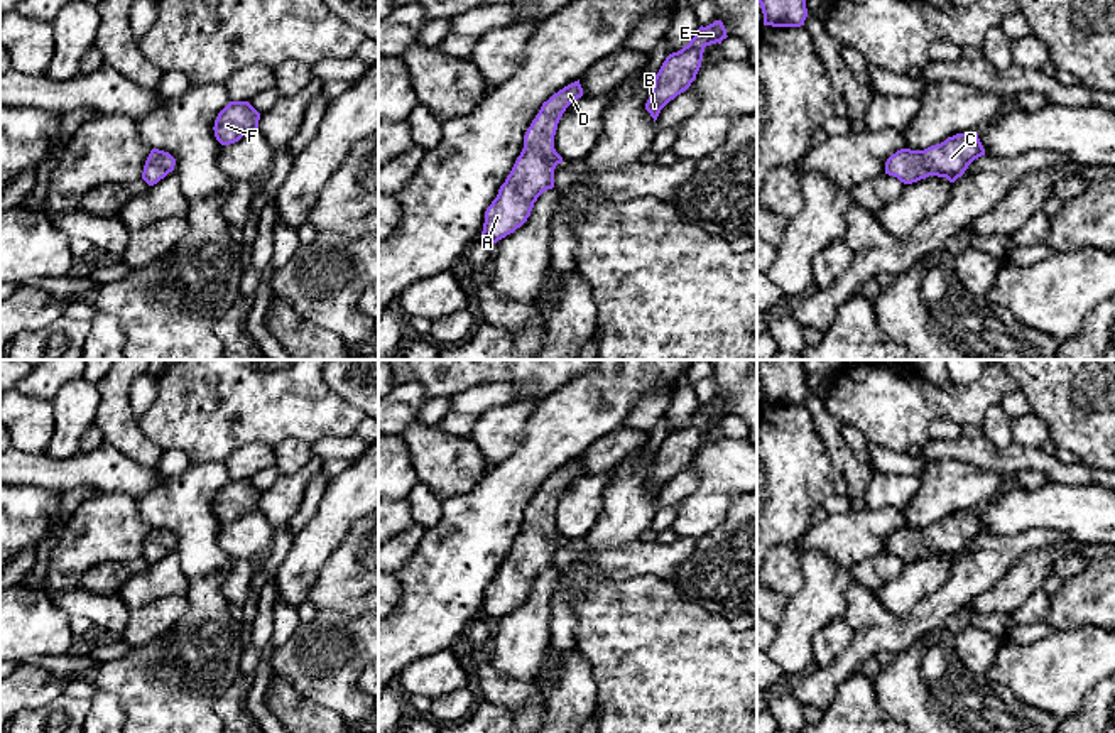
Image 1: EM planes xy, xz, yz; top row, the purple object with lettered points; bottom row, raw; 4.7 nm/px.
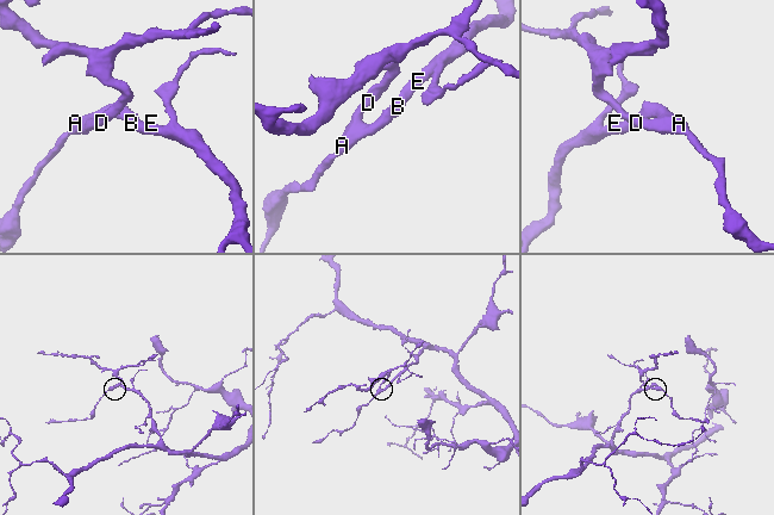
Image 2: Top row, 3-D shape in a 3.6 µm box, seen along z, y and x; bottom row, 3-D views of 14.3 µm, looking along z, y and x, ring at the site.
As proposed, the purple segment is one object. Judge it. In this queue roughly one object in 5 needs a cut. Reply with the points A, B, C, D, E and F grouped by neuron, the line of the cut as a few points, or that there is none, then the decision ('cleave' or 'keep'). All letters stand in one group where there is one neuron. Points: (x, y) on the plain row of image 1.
A B C D E F | no cut | keep

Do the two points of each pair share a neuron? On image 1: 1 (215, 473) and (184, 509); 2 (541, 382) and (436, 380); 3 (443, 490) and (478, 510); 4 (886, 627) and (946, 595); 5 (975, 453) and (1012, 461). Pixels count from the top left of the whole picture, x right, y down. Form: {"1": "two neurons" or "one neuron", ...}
{"1": "one neuron", "2": "one neuron", "3": "two neurons", "4": "one neuron", "5": "one neuron"}

